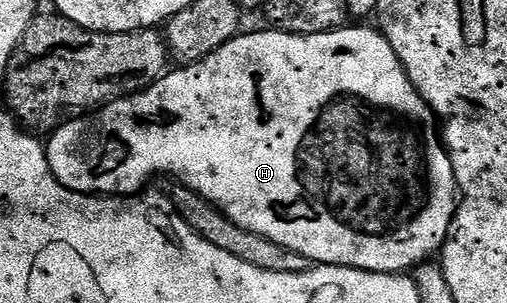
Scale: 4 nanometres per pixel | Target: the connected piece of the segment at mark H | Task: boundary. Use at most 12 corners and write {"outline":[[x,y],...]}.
{"outline":[[378,29],[243,32],[64,121],[78,194],[172,174],[321,266],[461,197]]}

